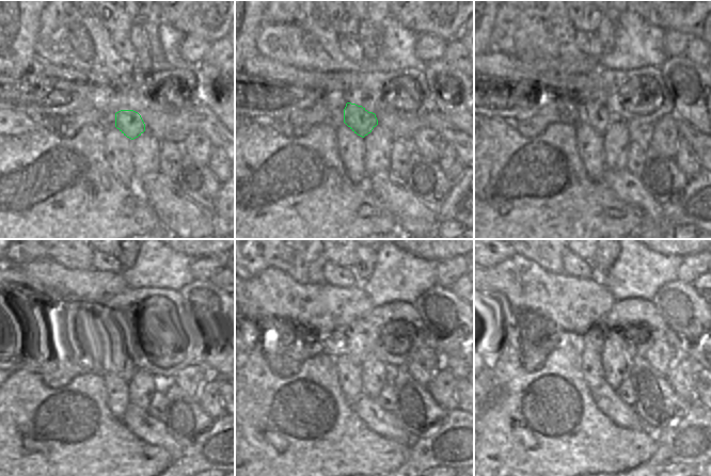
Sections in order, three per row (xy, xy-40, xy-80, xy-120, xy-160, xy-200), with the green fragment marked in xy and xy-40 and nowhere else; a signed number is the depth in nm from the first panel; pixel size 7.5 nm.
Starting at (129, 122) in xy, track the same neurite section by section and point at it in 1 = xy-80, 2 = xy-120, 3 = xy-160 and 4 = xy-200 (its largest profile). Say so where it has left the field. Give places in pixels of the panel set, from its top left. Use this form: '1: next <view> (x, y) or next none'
1: next xy-80 (595, 114)
2: next xy-120 (116, 353)
3: next xy-160 (354, 346)
4: next xy-200 (594, 337)

